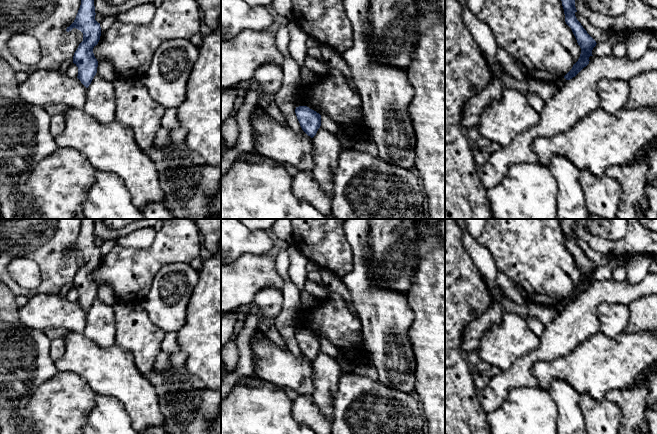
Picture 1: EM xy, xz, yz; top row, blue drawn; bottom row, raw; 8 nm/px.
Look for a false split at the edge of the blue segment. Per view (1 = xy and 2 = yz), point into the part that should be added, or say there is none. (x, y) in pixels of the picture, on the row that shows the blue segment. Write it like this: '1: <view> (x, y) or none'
1: none
2: none

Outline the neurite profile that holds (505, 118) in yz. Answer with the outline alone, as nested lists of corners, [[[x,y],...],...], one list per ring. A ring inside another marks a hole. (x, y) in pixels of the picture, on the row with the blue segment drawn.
[[[503,87],[500,99],[482,113],[477,125],[482,136],[501,147],[509,146],[518,134],[540,121],[538,113],[518,90]]]

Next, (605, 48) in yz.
[[[634,31],[611,33],[605,42],[599,42],[592,50],[592,55],[596,57],[608,56],[612,54],[613,46],[616,43],[624,42]]]

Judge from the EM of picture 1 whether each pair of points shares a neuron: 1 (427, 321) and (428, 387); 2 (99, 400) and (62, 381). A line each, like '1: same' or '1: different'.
1: same
2: different

